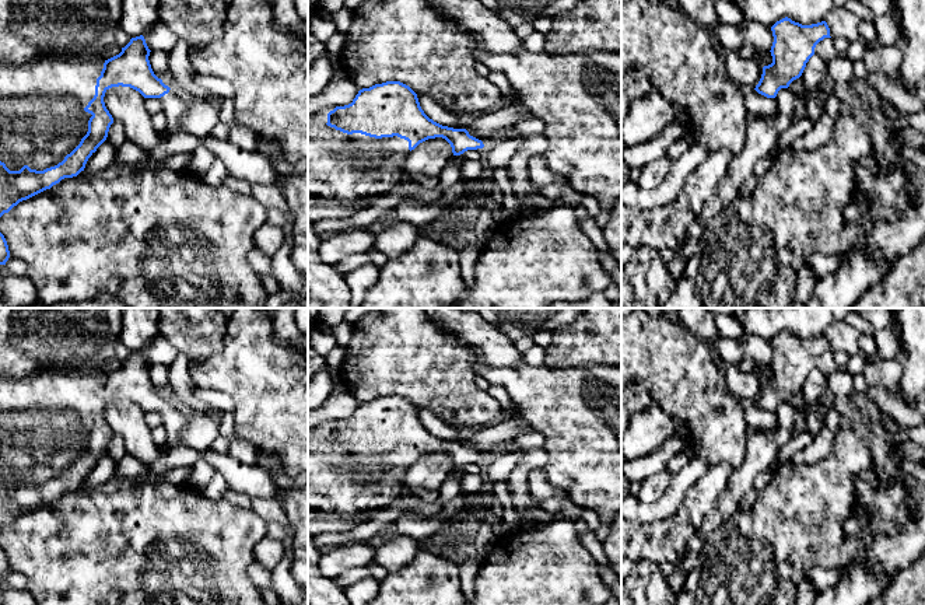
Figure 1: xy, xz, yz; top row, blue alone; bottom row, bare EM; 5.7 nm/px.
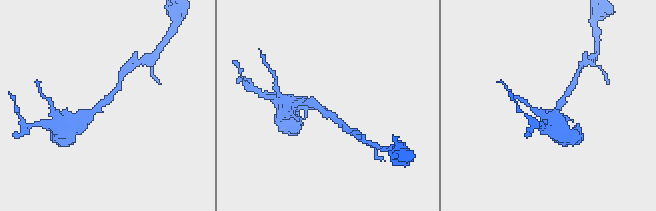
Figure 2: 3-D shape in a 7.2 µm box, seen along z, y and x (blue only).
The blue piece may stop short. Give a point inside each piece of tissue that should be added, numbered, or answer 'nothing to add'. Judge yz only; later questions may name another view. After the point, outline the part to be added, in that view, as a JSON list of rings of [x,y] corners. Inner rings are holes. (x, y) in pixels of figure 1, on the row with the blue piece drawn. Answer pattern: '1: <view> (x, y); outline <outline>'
nothing to add

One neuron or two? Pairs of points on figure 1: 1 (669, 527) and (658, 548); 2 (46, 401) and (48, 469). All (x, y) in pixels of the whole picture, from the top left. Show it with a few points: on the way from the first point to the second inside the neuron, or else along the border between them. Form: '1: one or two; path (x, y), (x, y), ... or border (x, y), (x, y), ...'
1: one; path (669, 532), (664, 542)
2: one; path (58, 418), (59, 453)

